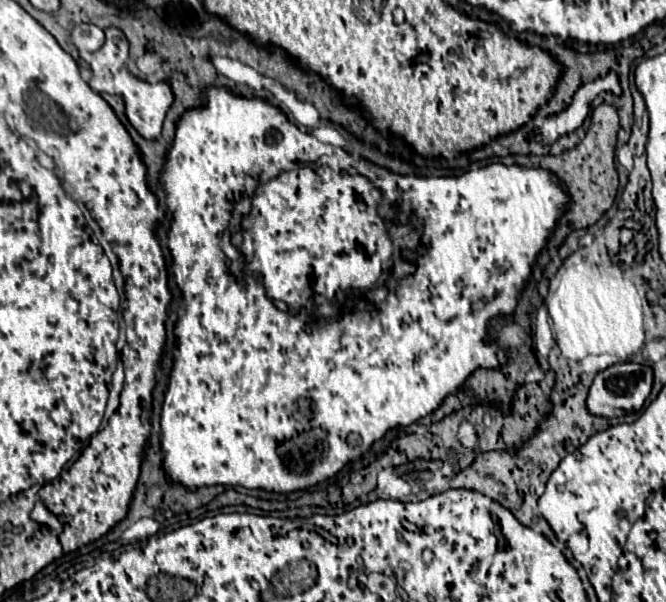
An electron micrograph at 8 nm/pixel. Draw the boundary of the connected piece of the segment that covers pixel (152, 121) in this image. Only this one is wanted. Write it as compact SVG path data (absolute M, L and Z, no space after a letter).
M162 81L154 84L152 90L139 90L139 94L130 94L132 106L124 106L124 108L126 108L126 116L128 116L130 124L136 128L136 132L142 134L144 138L156 140L160 136L160 130L162 130L162 120L164 120L164 116L166 116L173 101L174 95L170 90L170 84L167 81Z

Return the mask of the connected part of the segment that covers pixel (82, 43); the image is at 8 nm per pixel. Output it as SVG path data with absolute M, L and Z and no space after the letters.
M94 24L74 26L74 44L80 52L96 52L104 44L104 32Z

